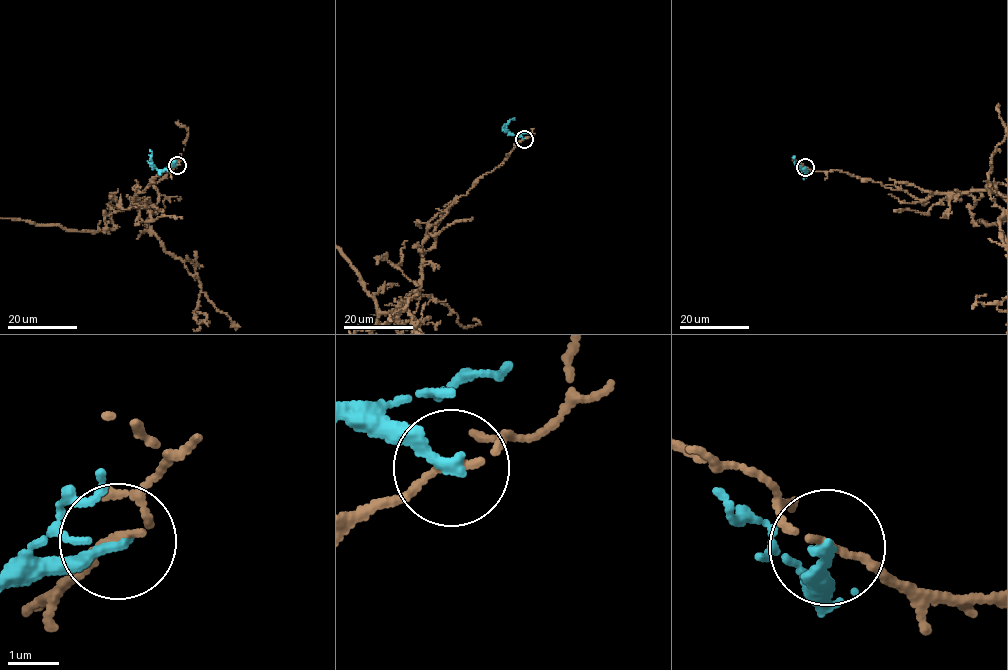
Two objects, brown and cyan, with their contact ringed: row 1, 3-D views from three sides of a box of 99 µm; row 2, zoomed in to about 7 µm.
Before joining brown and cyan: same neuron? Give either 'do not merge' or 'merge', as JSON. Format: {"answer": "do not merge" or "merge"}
{"answer": "do not merge"}

